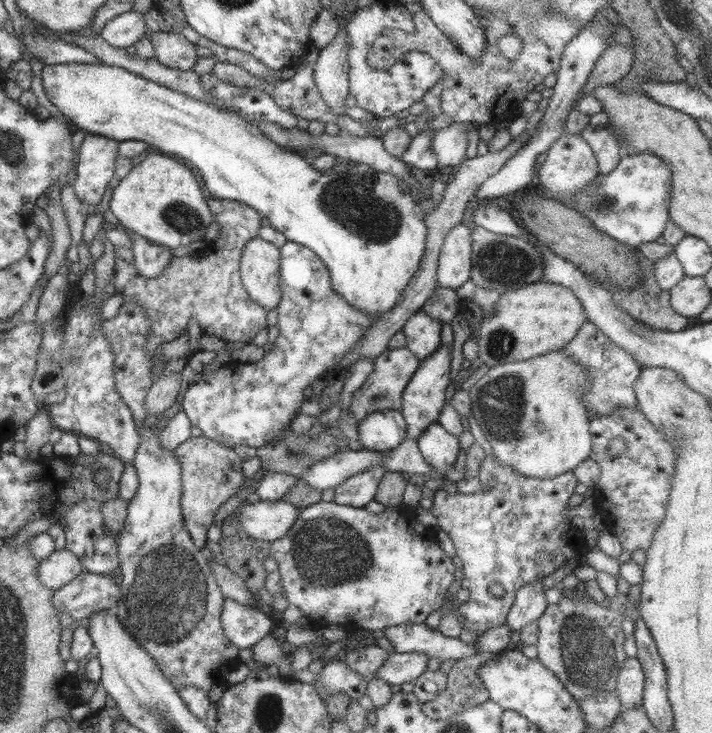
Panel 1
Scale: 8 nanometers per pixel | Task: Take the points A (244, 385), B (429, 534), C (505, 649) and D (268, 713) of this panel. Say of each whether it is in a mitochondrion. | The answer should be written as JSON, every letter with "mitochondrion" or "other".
{"A":"other","B":"other","C":"other","D":"mitochondrion"}

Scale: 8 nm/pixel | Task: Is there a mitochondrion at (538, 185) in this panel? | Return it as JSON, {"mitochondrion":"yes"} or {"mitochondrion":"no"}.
{"mitochondrion":"no"}

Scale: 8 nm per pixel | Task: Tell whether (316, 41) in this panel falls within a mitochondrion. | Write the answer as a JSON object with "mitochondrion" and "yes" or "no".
{"mitochondrion":"no"}

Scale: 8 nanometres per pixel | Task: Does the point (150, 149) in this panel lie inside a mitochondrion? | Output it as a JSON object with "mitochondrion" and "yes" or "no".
{"mitochondrion":"no"}

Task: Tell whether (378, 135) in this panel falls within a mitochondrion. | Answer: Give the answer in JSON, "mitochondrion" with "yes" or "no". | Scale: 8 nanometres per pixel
{"mitochondrion":"no"}

